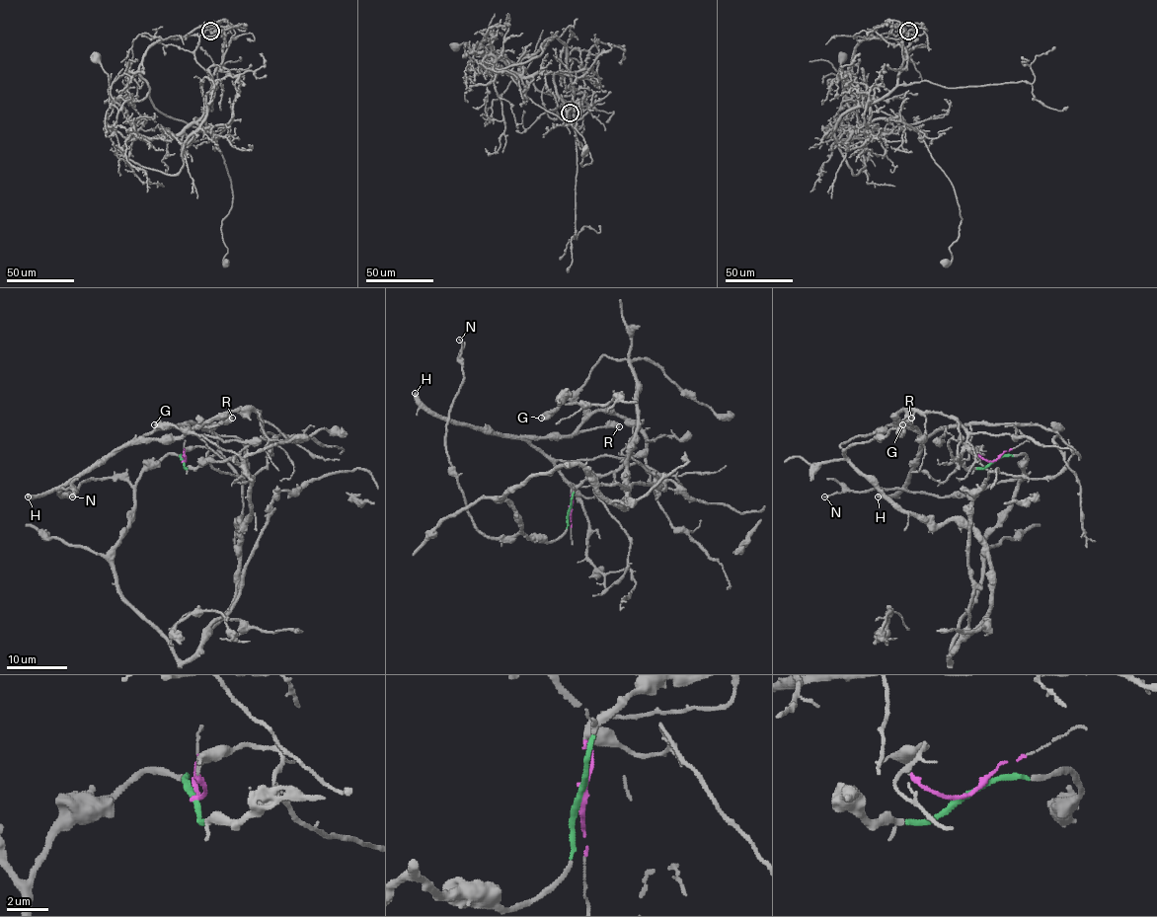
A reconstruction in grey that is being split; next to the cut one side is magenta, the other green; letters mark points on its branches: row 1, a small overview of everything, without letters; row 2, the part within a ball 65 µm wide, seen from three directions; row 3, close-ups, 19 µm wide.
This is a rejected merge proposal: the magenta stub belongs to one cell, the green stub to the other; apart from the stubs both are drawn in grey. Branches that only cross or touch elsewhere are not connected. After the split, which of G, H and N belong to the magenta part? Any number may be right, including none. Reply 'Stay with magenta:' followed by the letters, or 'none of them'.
Stay with magenta: H

